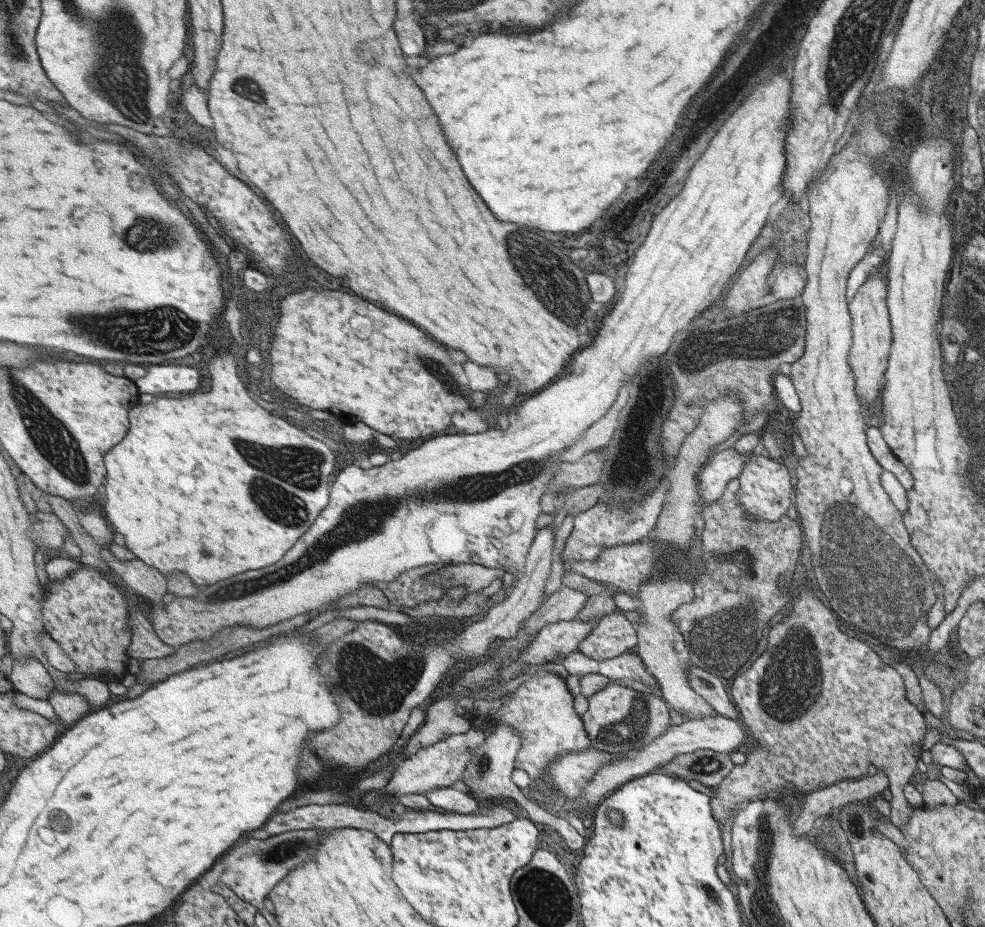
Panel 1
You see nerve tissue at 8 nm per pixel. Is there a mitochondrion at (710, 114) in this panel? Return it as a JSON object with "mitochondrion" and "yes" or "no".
{"mitochondrion":"no"}

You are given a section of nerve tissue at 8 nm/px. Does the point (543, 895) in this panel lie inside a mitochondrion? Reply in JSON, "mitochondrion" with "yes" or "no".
{"mitochondrion":"yes"}

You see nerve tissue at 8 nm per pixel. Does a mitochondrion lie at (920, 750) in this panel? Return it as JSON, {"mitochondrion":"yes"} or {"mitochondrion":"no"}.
{"mitochondrion":"no"}

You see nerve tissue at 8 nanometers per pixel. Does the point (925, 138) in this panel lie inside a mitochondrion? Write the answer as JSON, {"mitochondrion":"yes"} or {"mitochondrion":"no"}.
{"mitochondrion":"no"}

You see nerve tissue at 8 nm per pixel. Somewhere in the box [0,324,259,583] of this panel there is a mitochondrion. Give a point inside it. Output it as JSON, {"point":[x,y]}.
{"point":[59,448]}

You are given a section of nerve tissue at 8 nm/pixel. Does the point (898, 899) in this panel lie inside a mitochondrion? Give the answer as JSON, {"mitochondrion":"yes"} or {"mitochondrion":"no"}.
{"mitochondrion":"no"}

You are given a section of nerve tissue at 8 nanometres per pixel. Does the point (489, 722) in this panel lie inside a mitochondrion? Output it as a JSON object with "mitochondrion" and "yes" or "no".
{"mitochondrion":"no"}

